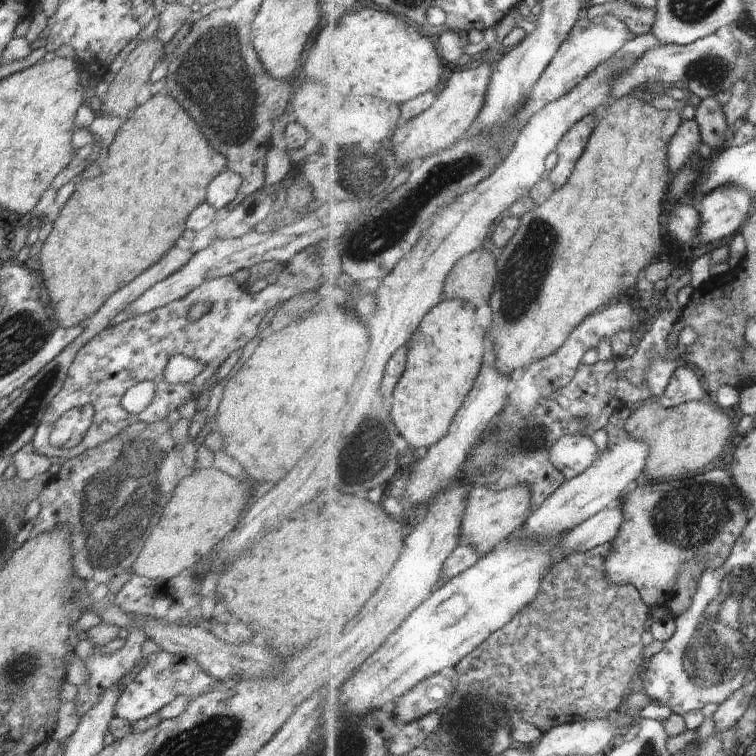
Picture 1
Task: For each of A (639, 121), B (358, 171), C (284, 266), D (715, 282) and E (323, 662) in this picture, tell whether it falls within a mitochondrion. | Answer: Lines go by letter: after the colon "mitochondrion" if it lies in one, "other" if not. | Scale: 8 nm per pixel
A: other
B: mitochondrion
C: other
D: other
E: other

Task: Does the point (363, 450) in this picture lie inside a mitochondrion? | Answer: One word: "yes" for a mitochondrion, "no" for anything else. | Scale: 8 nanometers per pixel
yes

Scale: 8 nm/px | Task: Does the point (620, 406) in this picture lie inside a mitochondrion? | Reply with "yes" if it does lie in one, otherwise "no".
no

